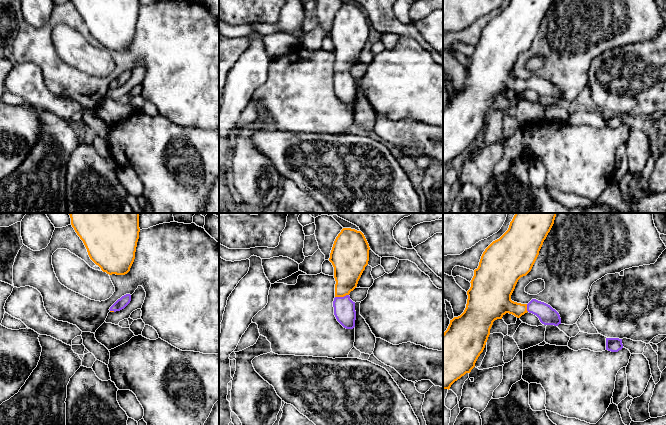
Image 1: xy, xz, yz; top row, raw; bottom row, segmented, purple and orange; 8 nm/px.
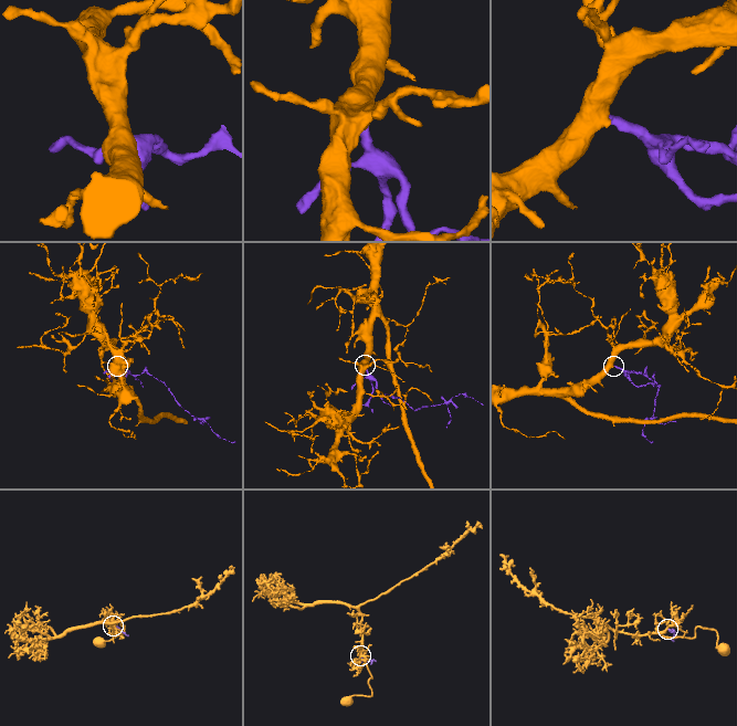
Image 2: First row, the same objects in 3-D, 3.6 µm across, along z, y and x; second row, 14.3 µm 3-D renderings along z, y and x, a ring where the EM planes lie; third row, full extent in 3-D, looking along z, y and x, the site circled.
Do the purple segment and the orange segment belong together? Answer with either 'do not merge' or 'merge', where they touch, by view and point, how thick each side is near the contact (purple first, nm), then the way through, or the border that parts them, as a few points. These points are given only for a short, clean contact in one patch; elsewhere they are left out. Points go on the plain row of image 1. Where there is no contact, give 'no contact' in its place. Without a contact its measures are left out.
merge | xz (341, 73) | 180/240 nm | across xz (344, 84), (341, 73), (348, 43)

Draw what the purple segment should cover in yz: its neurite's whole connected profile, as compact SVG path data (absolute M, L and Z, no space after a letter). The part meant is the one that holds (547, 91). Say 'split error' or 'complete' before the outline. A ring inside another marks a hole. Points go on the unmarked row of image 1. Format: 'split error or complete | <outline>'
split error | M510 0L508 6L485 25L478 44L474 46L464 88L450 96L443 109L443 165L449 166L455 157L471 148L485 124L493 98L502 95L506 89L520 94L529 88L536 91L544 101L561 100L559 89L544 78L532 75L528 80L521 80L511 76L518 56L531 47L552 2L553 0Z

